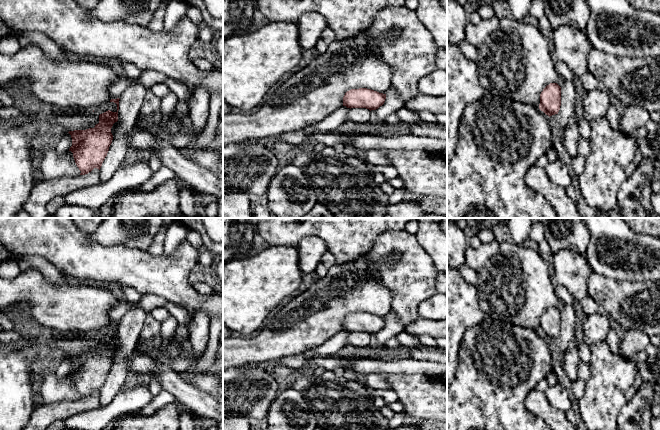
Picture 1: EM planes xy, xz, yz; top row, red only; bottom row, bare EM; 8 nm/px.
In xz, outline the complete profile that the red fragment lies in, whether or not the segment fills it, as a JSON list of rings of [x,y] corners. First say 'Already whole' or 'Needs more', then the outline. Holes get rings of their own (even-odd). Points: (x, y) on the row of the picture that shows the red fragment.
Already whole. [[[359,88],[347,91],[343,97],[343,106],[347,108],[366,108],[376,110],[385,102],[386,94],[377,91]]]

